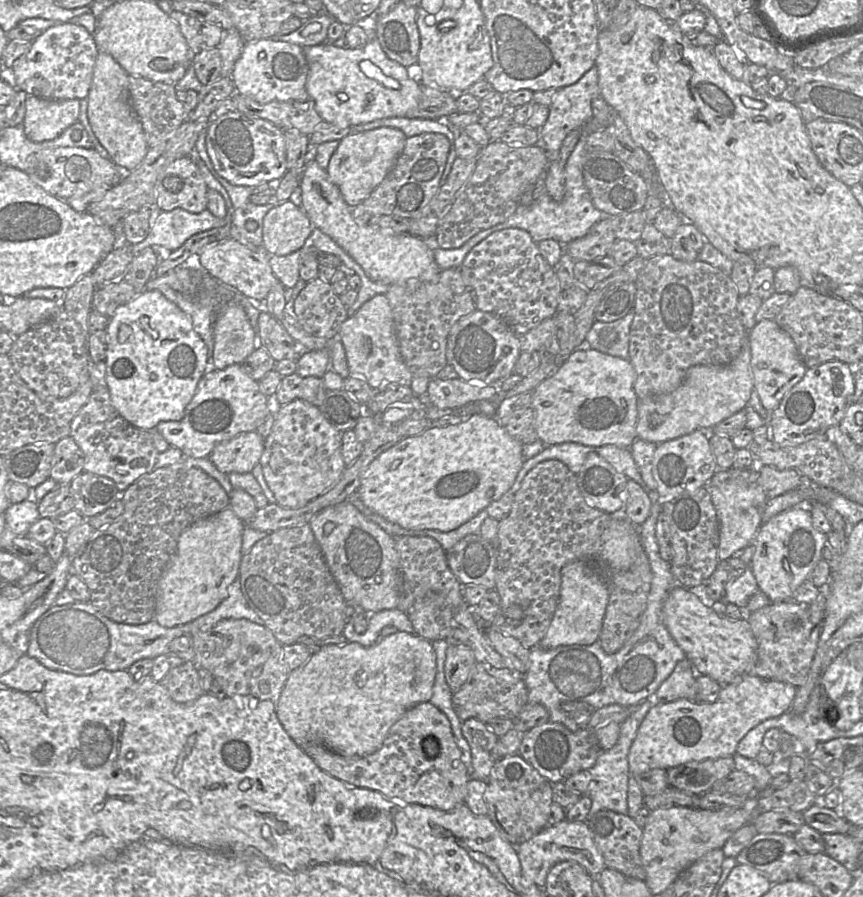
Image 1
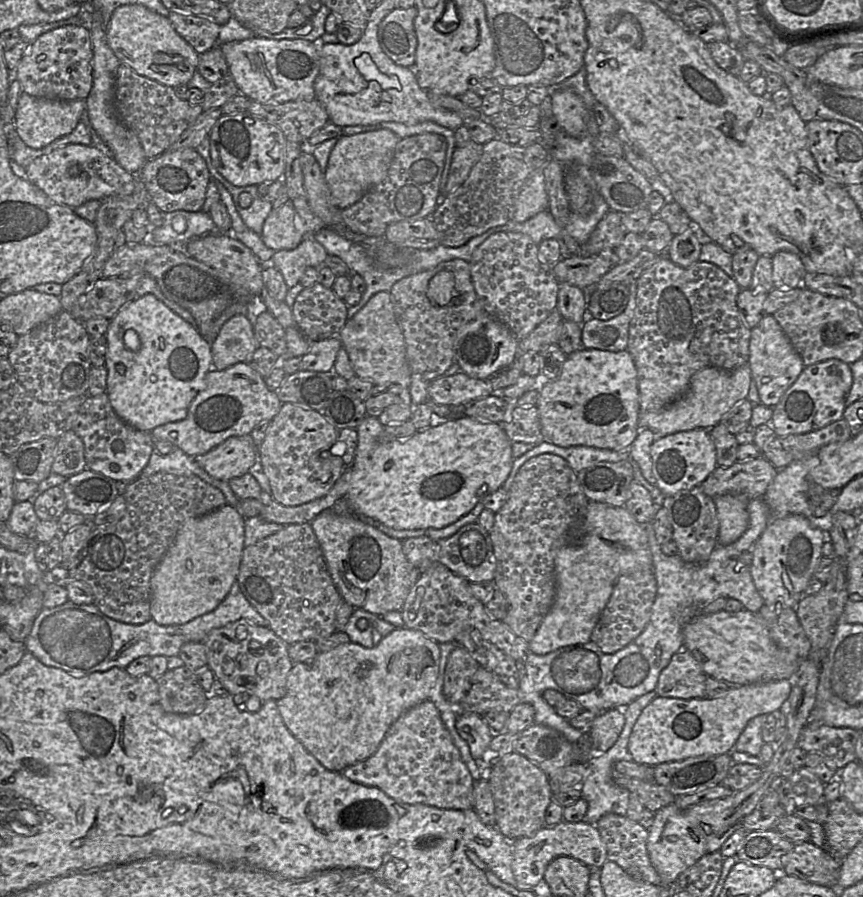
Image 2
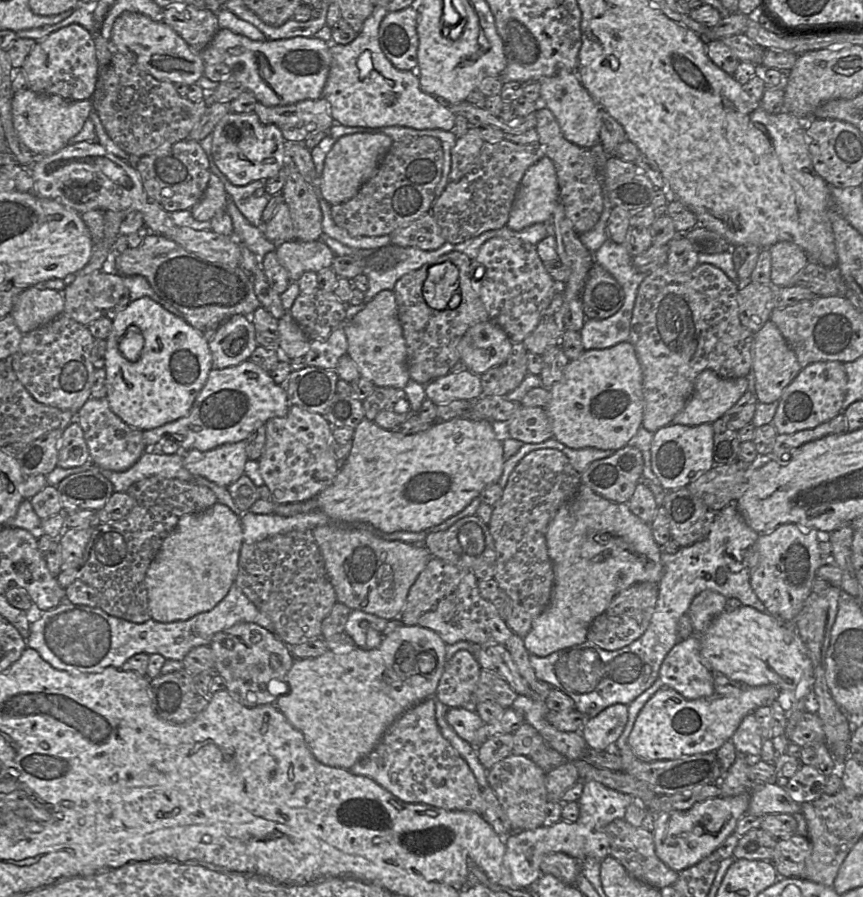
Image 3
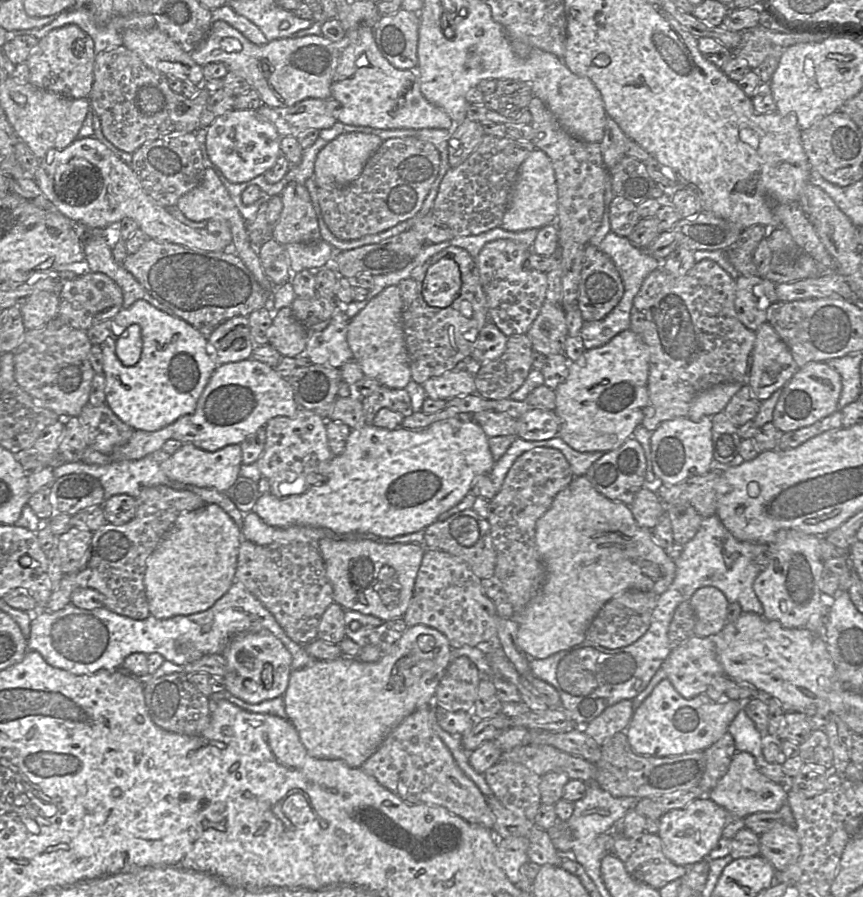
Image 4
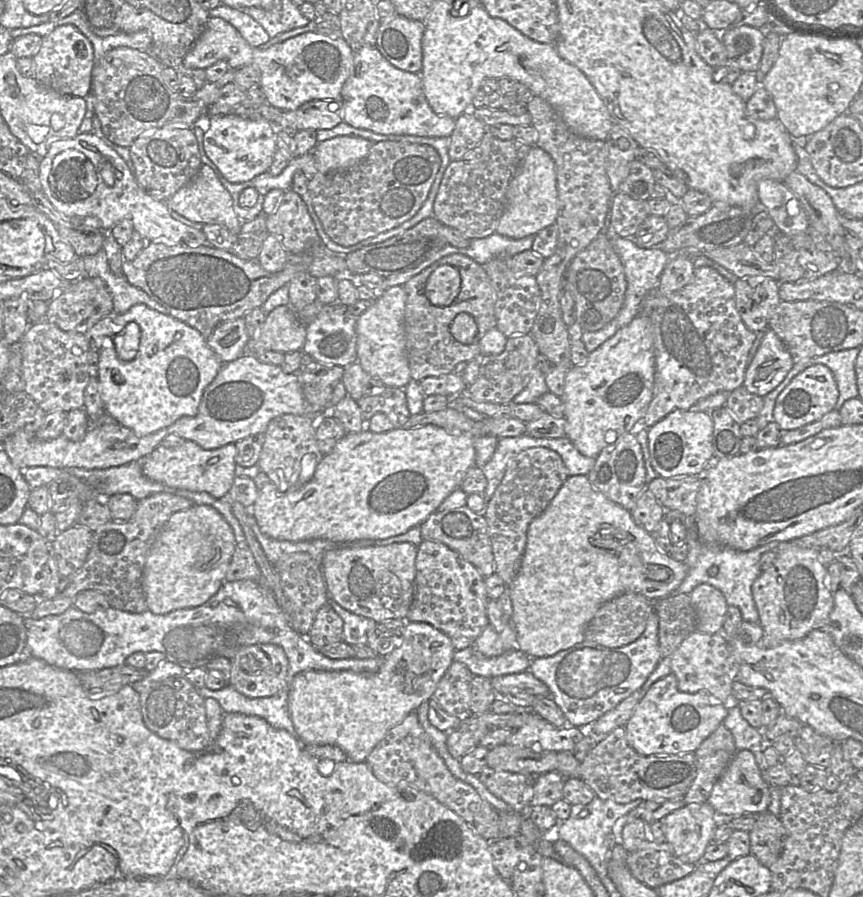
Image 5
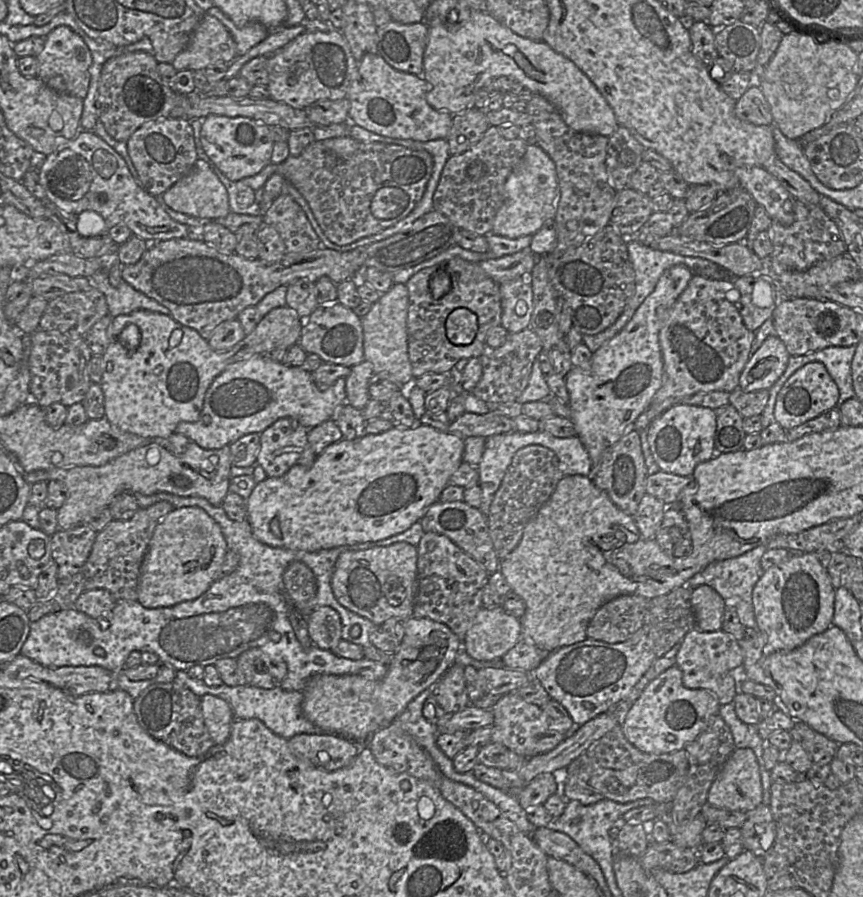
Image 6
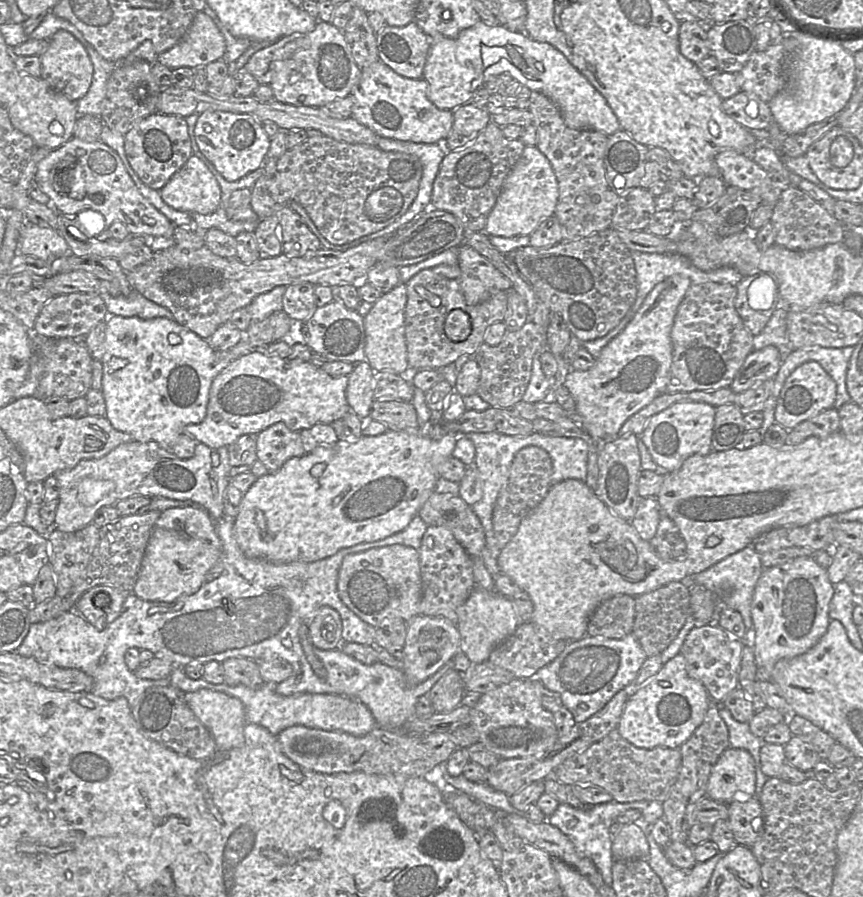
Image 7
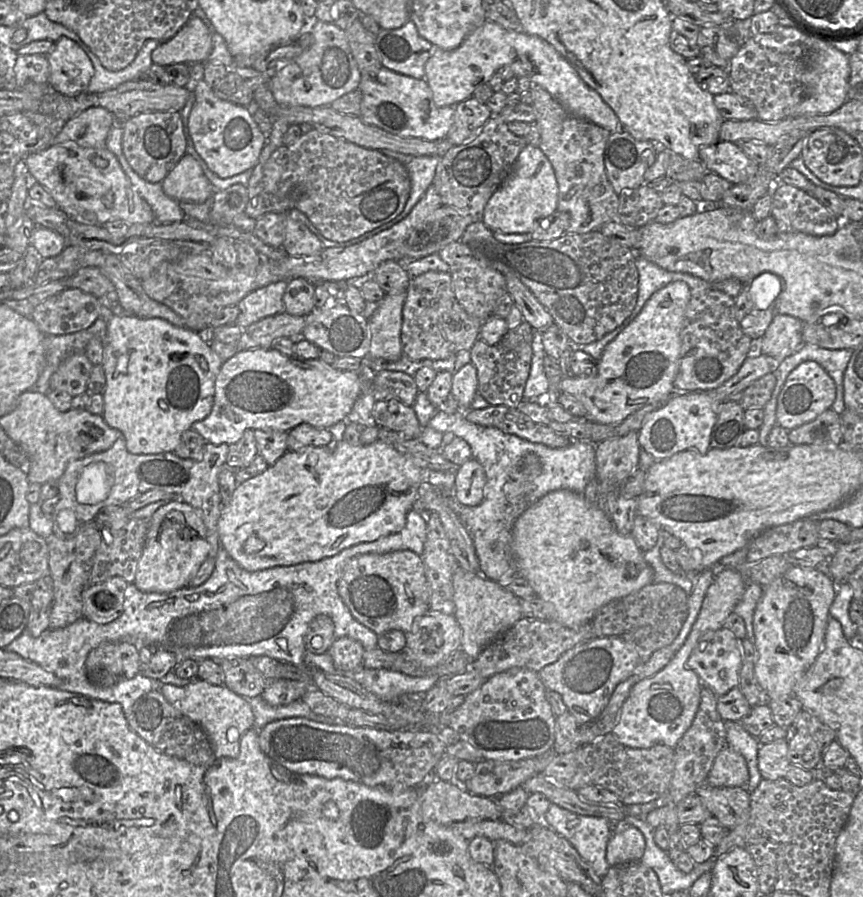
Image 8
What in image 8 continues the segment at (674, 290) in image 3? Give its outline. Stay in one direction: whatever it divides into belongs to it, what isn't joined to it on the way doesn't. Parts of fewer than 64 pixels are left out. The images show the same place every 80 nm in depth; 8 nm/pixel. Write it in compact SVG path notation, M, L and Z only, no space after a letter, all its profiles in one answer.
M691 289L691 299L687 305L683 329L679 370L674 380L677 392L712 390L734 376L749 357L754 340L746 335L736 318L736 300L717 289Z

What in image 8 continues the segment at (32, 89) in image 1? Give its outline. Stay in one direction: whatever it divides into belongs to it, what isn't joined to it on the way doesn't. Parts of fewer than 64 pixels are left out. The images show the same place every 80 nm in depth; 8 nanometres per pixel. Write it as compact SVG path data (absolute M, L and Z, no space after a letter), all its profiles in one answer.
M61 37L47 55L49 85L65 95L76 96L86 91L94 75L94 66L83 48L68 37Z

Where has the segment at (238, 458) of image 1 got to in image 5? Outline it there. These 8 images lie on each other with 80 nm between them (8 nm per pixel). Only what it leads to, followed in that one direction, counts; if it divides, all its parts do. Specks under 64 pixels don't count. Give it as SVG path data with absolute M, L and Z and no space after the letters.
M185 441L181 446L173 449L161 444L137 462L141 465L143 474L153 481L173 488L207 492L214 498L220 499L228 493L235 478L236 454L234 443L206 450L193 441Z

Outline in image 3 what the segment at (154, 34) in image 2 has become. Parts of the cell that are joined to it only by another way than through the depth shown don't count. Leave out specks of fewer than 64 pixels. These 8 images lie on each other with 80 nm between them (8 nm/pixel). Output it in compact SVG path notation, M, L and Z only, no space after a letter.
M123 12L113 24L110 43L114 51L124 54L141 70L157 80L189 86L196 84L204 75L205 63L200 57L200 52L193 51L166 23L155 22L140 13Z

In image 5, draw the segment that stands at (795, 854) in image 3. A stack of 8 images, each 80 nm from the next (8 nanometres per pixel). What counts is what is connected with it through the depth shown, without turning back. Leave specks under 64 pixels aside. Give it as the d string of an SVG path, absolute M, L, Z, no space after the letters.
M767 810L758 813L756 822L748 833L750 854L769 868L778 860L783 851L786 838L783 824Z

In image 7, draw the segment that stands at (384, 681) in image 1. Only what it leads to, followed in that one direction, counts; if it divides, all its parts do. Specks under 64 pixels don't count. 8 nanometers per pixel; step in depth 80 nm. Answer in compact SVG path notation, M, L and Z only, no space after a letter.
M416 615L406 622L407 635L401 650L406 682L409 686L416 686L449 663L460 650L460 633L457 625L442 616Z

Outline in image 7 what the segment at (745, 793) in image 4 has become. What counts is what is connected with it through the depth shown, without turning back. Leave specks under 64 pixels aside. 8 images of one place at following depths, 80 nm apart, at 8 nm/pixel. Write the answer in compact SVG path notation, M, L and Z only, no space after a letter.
M727 748L712 768L706 795L724 804L746 801L755 793L755 763L745 749Z

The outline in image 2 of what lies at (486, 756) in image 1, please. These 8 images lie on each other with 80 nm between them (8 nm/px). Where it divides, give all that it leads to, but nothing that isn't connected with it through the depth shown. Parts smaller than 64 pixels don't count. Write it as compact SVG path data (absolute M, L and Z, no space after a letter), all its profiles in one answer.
M460 713L456 720L456 729L468 743L473 758L480 764L495 733L483 717L476 713Z

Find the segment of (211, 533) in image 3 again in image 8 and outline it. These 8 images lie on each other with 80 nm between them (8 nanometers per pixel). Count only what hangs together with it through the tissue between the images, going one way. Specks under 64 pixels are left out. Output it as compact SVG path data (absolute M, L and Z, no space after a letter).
M170 501L160 507L150 520L133 583L140 591L156 593L168 593L188 587L208 558L209 551L210 544L199 511L183 501Z

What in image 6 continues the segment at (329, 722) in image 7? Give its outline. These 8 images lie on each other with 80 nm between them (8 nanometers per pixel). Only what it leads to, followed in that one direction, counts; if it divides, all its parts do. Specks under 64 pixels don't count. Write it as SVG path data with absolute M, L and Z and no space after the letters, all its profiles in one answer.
M176 670L174 680L182 683L200 698L211 694L224 699L230 705L235 719L258 719L274 734L287 740L302 733L323 733L321 729L304 716L302 711L304 695L302 691L285 691L279 686L271 689L251 685L228 686L222 684L220 686L208 686L203 679L193 680L188 676L187 671L182 670Z

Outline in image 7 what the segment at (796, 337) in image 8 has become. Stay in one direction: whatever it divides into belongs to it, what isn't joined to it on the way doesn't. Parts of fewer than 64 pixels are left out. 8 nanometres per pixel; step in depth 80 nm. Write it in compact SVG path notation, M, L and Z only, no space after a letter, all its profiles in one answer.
M783 308L776 309L761 333L754 336L753 350L761 350L766 346L773 345L777 347L782 354L794 351L790 348L787 315L788 310Z

